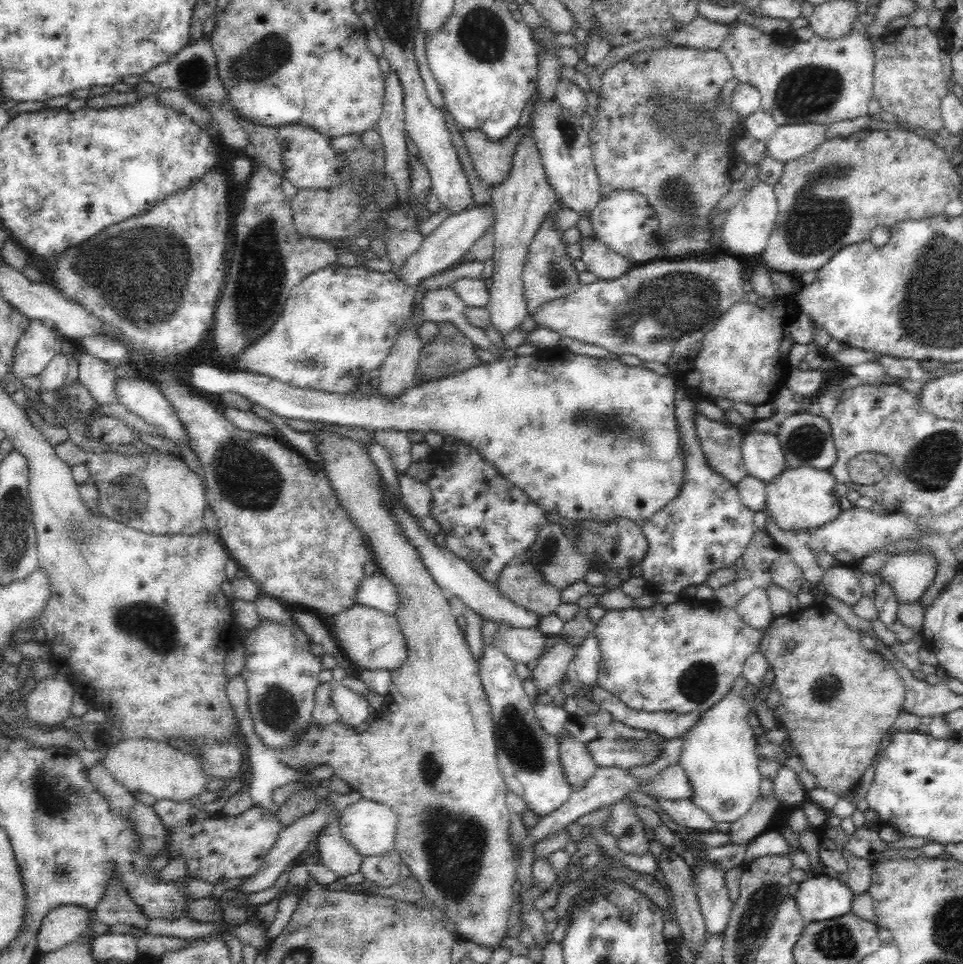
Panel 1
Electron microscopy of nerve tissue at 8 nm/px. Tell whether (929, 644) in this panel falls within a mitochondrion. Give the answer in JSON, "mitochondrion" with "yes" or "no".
{"mitochondrion":"no"}

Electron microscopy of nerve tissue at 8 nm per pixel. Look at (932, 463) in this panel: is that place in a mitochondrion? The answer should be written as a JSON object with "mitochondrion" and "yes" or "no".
{"mitochondrion":"yes"}

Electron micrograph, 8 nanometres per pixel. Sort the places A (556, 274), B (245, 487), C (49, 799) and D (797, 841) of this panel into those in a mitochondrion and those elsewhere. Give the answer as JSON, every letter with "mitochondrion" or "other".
{"A":"mitochondrion","B":"mitochondrion","C":"mitochondrion","D":"other"}

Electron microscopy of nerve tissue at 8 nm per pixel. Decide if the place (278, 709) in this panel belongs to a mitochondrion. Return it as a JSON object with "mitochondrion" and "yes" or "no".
{"mitochondrion":"yes"}

